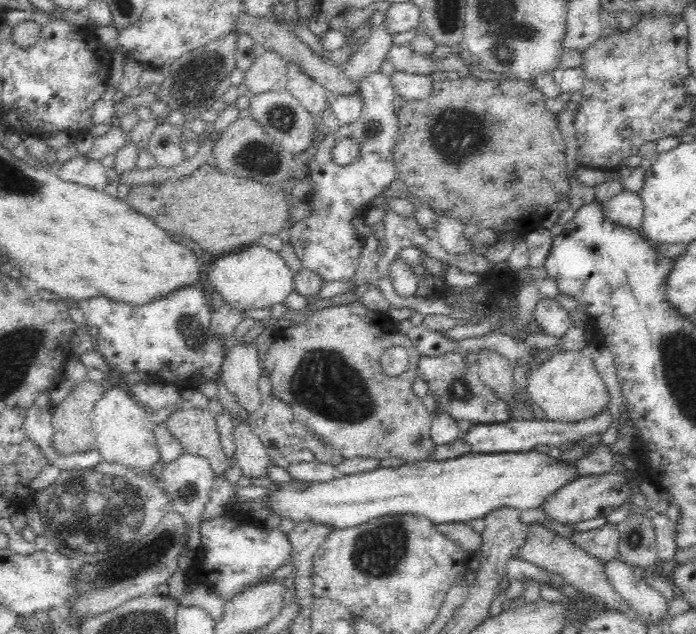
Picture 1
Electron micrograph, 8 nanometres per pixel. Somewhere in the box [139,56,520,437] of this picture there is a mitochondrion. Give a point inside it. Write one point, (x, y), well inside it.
(323, 384)

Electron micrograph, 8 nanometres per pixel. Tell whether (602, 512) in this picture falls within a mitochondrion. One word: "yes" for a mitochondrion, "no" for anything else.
no

